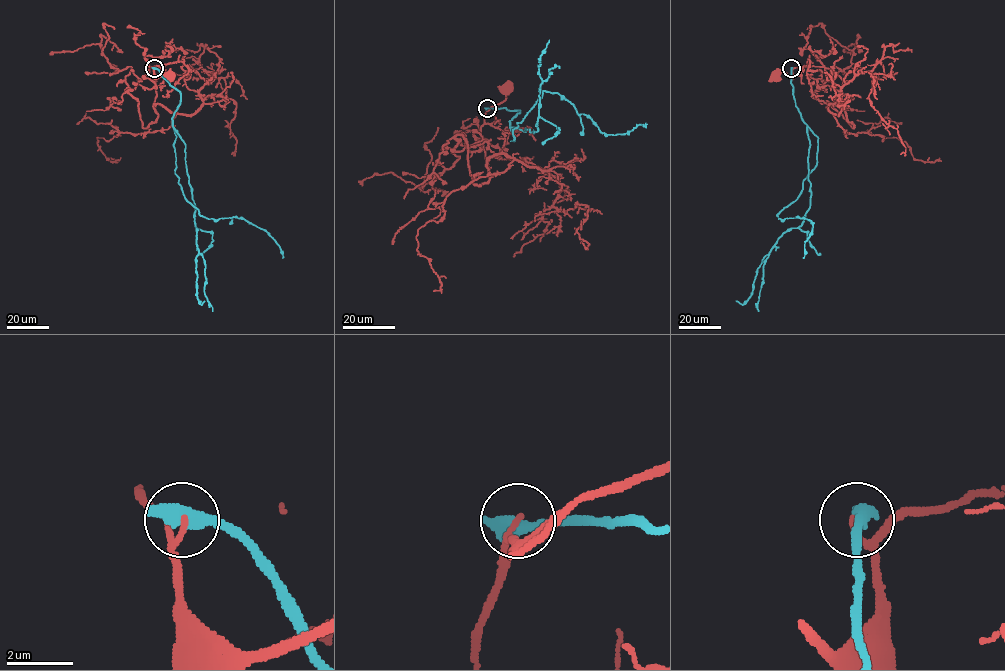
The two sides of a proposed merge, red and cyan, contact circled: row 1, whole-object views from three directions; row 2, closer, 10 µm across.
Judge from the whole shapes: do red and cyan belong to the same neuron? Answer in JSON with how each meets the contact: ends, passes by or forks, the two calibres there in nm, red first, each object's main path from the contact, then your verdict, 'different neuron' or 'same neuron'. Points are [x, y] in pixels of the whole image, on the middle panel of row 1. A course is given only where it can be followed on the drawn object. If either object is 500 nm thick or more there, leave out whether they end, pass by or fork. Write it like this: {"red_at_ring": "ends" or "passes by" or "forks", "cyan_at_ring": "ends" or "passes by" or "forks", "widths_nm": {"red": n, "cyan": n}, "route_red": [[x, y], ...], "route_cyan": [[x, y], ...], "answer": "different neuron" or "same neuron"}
{"widths_nm": {"red": 160, "cyan": 600}, "route_red": [[487, 108], [501, 103], [505, 99], [504, 91]], "route_cyan": [[487, 108], [519, 110], [510, 121], [511, 141], [543, 91], [563, 96], [607, 134], [645, 123]], "answer": "different neuron"}

